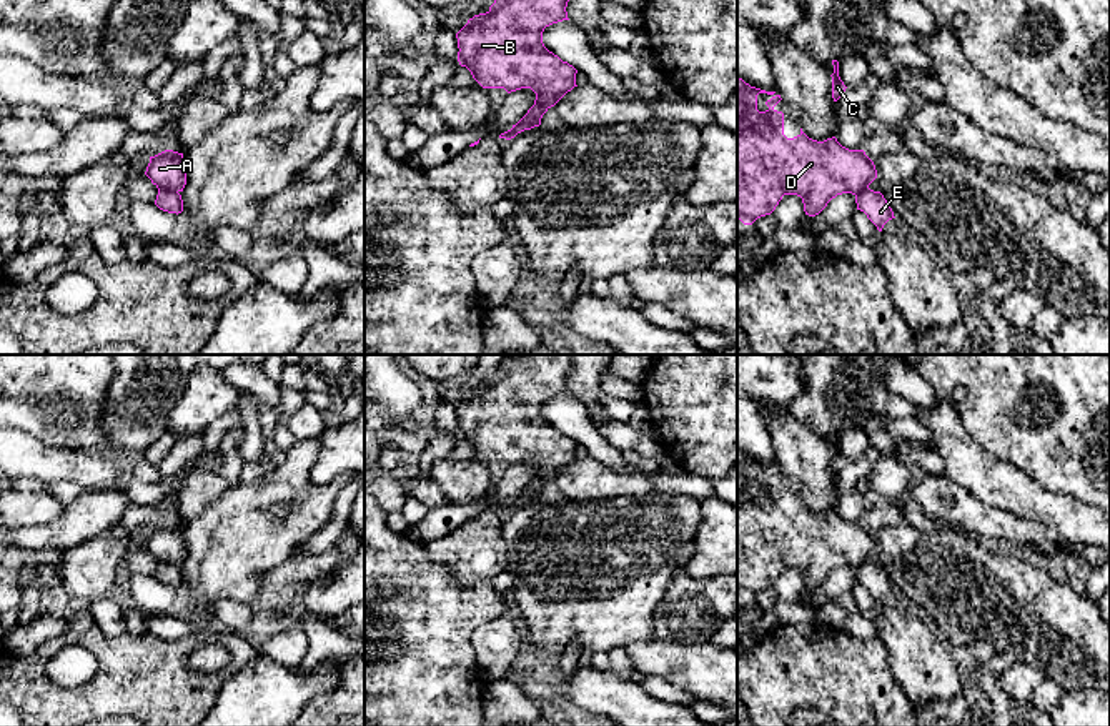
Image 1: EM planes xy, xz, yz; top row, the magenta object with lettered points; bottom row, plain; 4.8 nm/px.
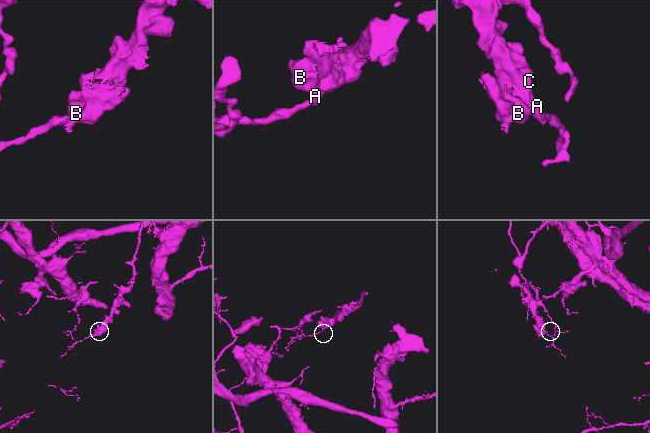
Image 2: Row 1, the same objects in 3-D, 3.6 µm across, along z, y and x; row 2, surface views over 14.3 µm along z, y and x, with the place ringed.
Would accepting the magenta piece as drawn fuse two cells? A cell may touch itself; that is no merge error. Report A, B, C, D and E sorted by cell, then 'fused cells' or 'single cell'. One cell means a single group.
A B C D / E; fused cells

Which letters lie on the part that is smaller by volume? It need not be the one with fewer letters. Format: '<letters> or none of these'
A, B, C, D

